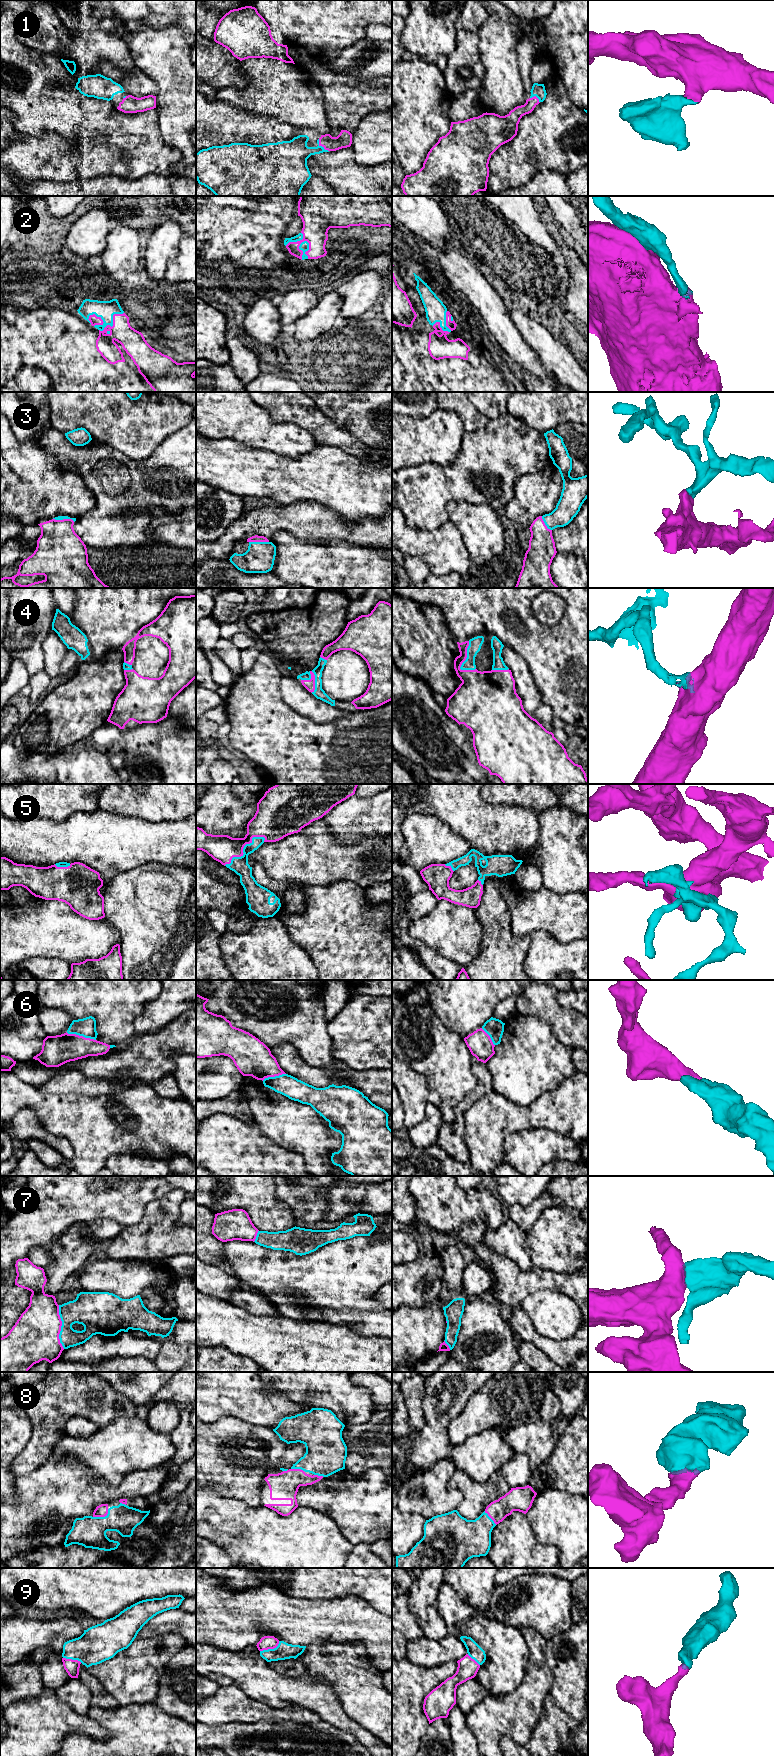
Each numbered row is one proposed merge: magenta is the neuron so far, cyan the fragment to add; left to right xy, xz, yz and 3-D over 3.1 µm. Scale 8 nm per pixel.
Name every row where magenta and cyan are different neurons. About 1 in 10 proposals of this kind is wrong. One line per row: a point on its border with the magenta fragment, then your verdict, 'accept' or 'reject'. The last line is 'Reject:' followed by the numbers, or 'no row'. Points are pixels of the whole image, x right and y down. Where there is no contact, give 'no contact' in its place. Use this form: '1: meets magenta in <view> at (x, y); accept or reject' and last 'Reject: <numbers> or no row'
1: meets magenta in xz at (321, 145); accept
2: meets magenta in xz at (302, 241); accept
3: meets magenta in xy at (64, 519); accept
4: meets magenta in yz at (466, 656); accept
5: meets magenta in xz at (242, 849); accept
6: meets magenta in xy at (81, 1036); accept
7: meets magenta in xy at (60, 1327); reject
8: meets magenta in xy at (102, 1516); accept
9: meets magenta in xz at (270, 1648); accept
Reject: 7

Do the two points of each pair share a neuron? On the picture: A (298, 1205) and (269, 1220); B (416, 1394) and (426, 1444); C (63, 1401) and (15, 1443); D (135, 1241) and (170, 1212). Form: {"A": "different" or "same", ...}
{"A": "different", "B": "different", "C": "different", "D": "same"}

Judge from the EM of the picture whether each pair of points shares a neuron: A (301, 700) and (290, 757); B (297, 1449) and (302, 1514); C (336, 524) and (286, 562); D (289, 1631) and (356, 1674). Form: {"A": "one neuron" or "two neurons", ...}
{"A": "two neurons", "B": "two neurons", "C": "two neurons", "D": "two neurons"}

